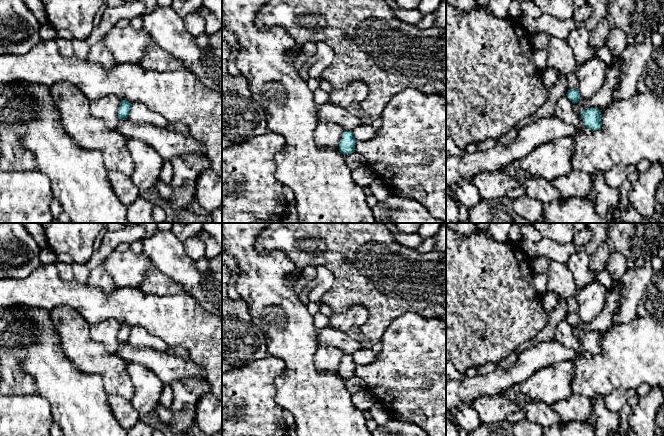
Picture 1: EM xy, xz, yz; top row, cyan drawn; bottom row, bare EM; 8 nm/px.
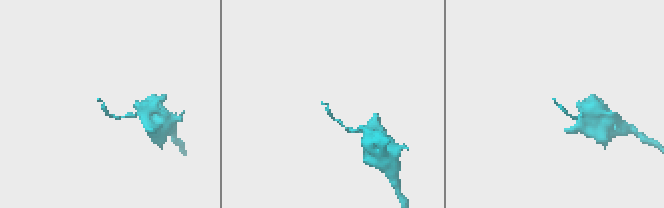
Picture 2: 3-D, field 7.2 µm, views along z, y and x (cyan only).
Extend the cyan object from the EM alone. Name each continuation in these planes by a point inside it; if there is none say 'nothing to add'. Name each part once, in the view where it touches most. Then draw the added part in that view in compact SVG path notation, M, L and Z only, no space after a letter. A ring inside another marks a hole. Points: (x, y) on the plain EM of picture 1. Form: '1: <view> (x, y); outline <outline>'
nothing to add

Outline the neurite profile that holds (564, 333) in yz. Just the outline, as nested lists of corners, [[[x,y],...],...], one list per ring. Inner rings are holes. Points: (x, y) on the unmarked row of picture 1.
[[[564,319],[561,320],[555,329],[554,339],[567,348],[573,348],[577,351],[578,356],[588,356],[589,353],[584,349],[583,345],[576,338],[574,328]]]

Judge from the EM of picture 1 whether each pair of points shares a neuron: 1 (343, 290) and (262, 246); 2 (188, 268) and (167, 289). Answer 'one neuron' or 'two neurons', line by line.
1: one neuron
2: two neurons

